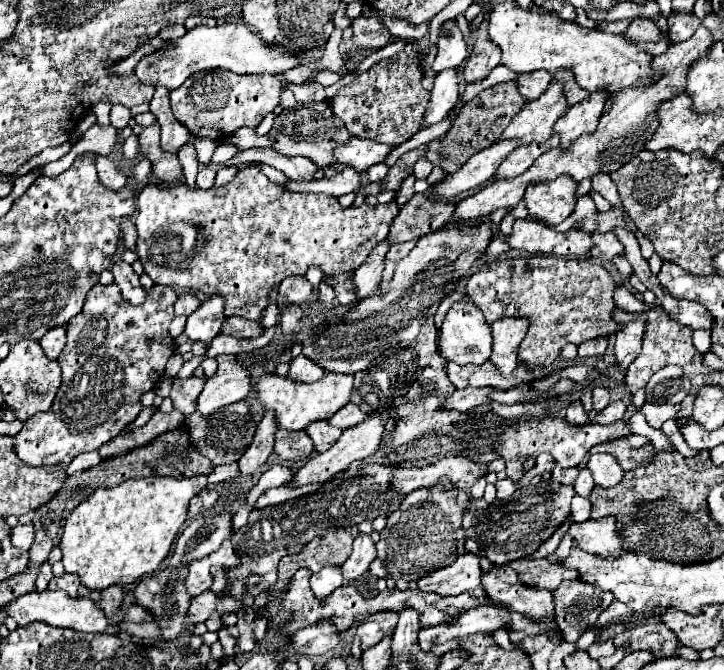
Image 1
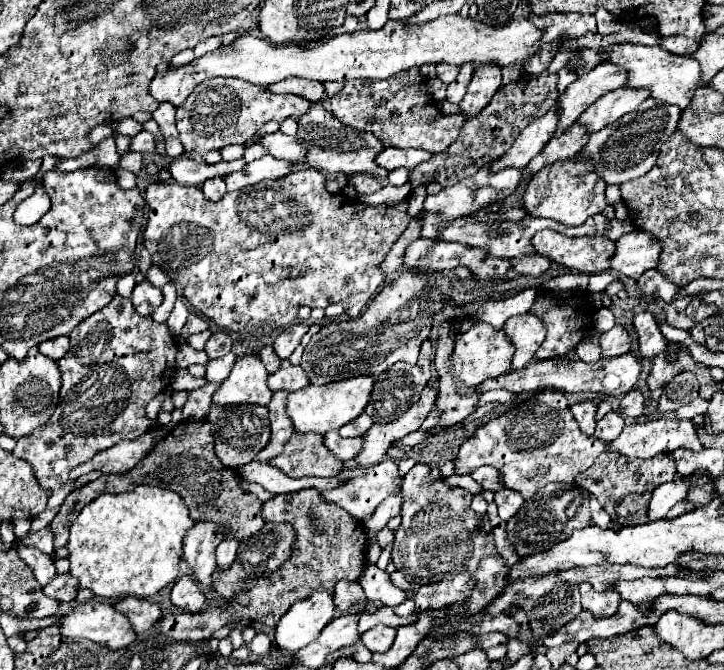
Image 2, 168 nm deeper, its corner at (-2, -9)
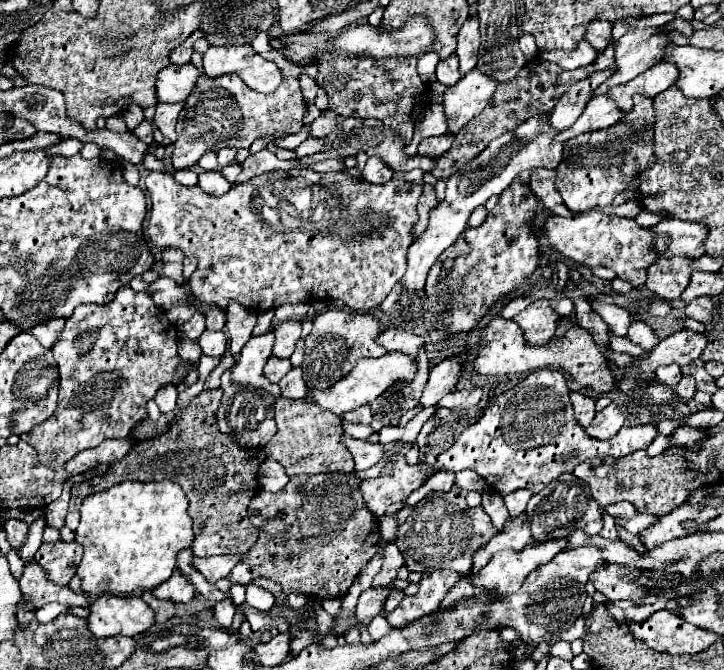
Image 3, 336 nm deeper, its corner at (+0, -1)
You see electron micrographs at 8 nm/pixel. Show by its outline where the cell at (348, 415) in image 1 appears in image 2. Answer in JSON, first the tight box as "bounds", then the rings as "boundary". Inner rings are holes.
{"bounds":[339,415,373,437],"boundary":[[[359,415],[357,419],[353,419],[351,423],[347,423],[347,425],[343,425],[341,429],[339,429],[339,435],[341,437],[363,437],[363,433],[367,433],[367,429],[373,425],[373,421],[371,421],[371,417],[369,415]]]}

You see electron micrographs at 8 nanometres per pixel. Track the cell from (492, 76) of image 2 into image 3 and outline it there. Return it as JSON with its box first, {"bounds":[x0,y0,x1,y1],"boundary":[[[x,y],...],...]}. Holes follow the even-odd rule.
{"bounds":[443,67,497,133],"boundary":[[[475,67],[465,77],[461,77],[457,85],[447,87],[443,95],[443,107],[449,133],[457,133],[469,119],[479,115],[489,103],[497,85],[497,79],[487,77],[481,73],[481,69]]]}

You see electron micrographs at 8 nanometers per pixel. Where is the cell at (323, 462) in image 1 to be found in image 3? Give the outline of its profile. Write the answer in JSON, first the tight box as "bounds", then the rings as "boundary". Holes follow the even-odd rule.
{"bounds":[419,357,461,409],"boundary":[[[461,357],[459,359],[443,359],[439,365],[435,365],[429,373],[429,381],[423,389],[419,405],[423,409],[435,407],[447,393],[451,393],[459,381],[461,375]]]}

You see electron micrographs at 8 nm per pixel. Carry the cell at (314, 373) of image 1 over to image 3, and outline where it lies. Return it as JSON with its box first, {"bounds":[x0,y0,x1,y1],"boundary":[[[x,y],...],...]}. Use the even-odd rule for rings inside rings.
{"bounds":[263,355,293,383],"boundary":[[[271,355],[269,361],[267,361],[267,365],[265,365],[265,371],[263,373],[265,373],[265,377],[271,383],[279,383],[291,369],[293,369],[293,365],[291,365],[289,359],[279,359],[279,357]]]}

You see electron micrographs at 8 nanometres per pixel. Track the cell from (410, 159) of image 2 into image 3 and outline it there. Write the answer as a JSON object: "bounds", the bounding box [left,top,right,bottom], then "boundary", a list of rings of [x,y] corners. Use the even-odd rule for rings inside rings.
{"bounds":[417,135,453,157],"boundary":[[[441,135],[441,137],[427,137],[419,143],[417,147],[417,155],[421,157],[439,157],[441,153],[445,153],[449,149],[449,145],[453,143],[453,135]]]}

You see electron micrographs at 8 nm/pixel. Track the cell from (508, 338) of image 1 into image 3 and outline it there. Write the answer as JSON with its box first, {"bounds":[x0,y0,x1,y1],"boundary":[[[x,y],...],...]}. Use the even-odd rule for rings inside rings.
{"bounds":[513,299,561,347],"boundary":[[[537,299],[527,309],[517,313],[513,317],[513,321],[523,329],[525,341],[531,347],[537,347],[537,345],[545,345],[555,335],[557,323],[561,321],[561,315],[557,315],[549,307],[547,299]]]}

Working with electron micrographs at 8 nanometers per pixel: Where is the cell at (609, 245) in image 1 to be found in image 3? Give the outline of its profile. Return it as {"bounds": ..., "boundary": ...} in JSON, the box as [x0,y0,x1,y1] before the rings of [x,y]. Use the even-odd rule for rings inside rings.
{"bounds":[649,219,705,259],"boundary":[[[663,219],[649,231],[653,233],[653,249],[659,257],[671,259],[681,255],[695,259],[705,255],[703,225],[677,219]]]}

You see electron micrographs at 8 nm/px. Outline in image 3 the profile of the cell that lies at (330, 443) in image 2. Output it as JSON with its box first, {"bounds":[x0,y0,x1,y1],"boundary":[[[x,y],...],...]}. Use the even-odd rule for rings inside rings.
{"bounds":[341,433,383,471],"boundary":[[[347,433],[341,435],[341,443],[349,449],[349,453],[355,459],[355,471],[363,471],[369,469],[371,465],[375,465],[377,461],[381,461],[383,457],[383,445],[373,445],[369,441],[361,441],[361,439],[353,439]]]}

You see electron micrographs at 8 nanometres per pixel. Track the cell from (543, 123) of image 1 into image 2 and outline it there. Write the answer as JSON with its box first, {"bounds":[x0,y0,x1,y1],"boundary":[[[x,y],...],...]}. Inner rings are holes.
{"bounds":[555,61,627,135],"boundary":[[[609,61],[597,65],[589,75],[579,77],[575,83],[569,85],[569,89],[557,99],[559,111],[559,127],[555,135],[563,133],[567,127],[571,127],[579,115],[595,103],[601,95],[619,89],[627,83],[627,69],[617,69],[617,65],[611,65]]]}

